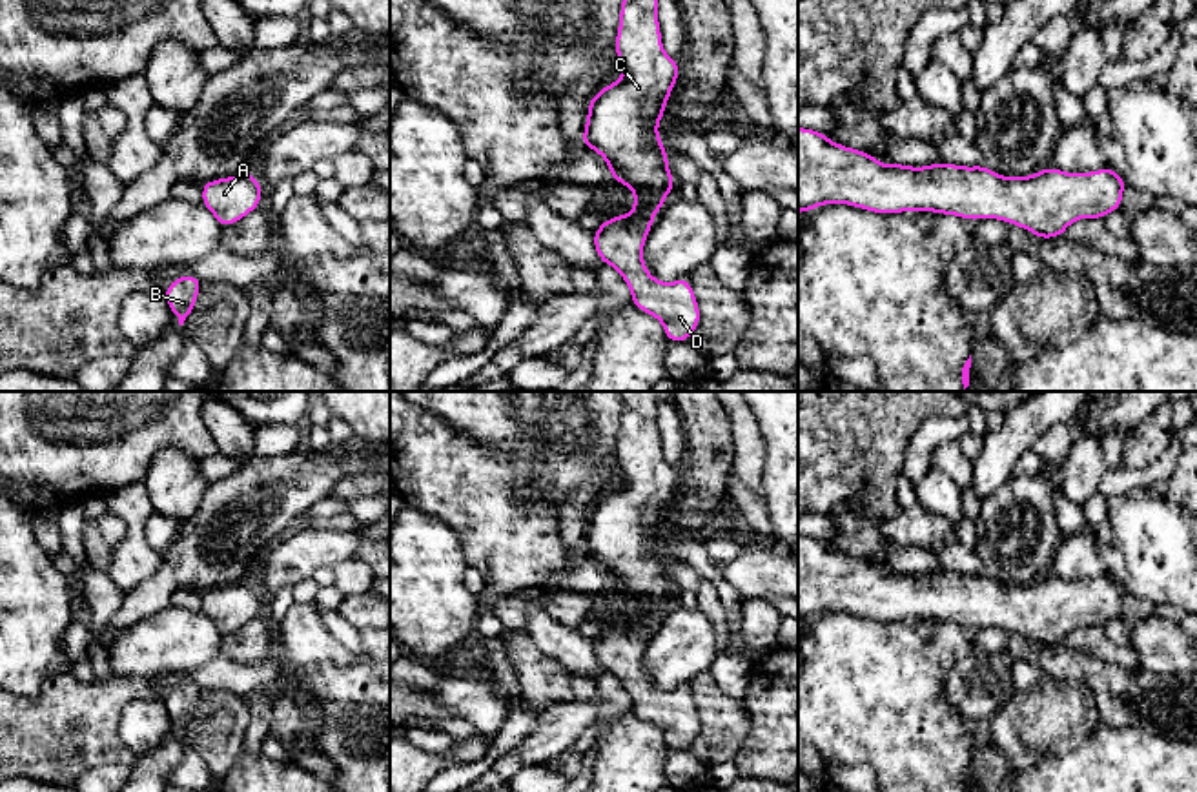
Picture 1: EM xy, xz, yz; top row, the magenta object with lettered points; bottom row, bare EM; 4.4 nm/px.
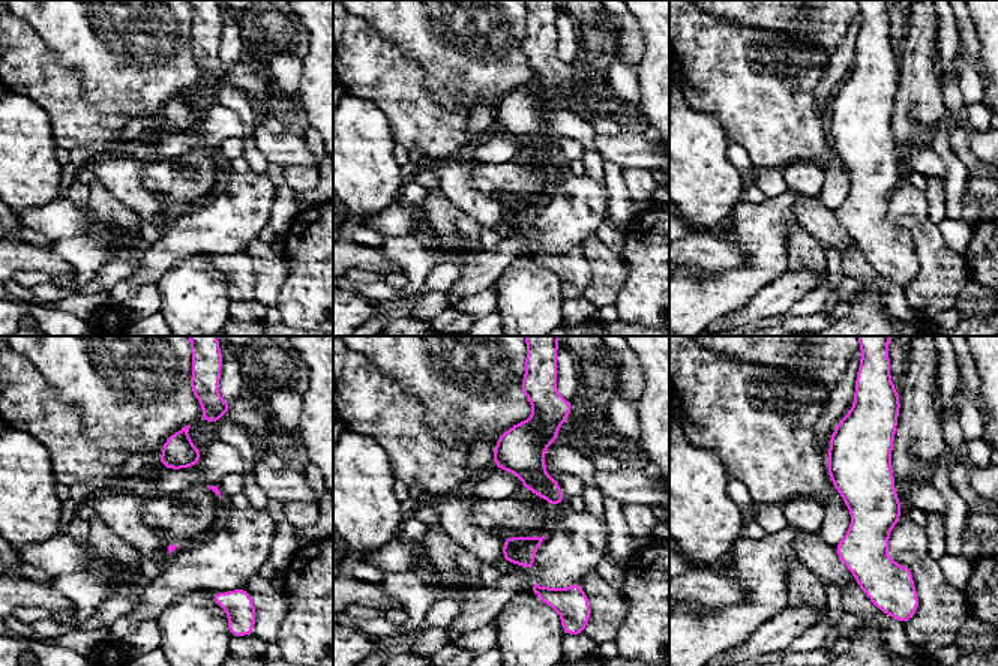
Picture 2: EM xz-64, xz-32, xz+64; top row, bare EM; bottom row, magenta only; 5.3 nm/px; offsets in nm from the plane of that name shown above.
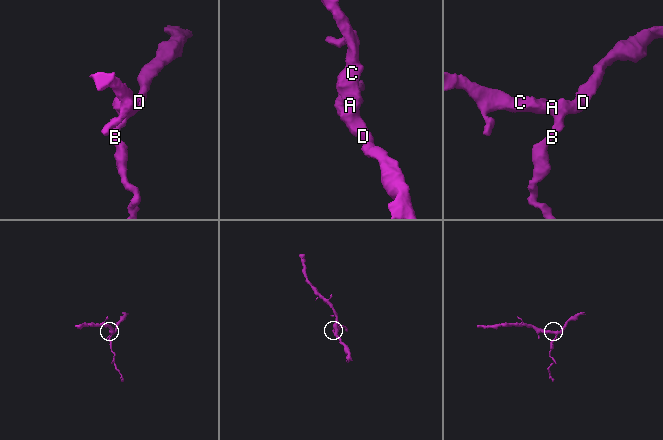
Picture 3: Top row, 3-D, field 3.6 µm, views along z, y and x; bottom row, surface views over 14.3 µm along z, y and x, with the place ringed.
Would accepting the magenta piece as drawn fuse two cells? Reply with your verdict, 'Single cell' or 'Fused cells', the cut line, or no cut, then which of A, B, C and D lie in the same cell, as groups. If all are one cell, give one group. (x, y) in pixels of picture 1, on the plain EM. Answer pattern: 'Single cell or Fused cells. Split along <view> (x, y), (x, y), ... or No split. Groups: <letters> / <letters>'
Single cell. No split. Groups: A B C D

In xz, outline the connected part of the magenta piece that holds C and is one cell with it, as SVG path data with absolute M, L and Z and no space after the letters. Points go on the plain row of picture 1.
M619 391L623 411L614 461L623 482L588 510L581 553L599 561L610 586L634 599L634 617L607 626L594 639L594 657L616 675L632 701L632 712L663 732L665 745L687 746L700 734L700 714L689 686L656 688L643 672L643 650L654 624L674 597L669 561L658 543L678 470L661 453L658 404L667 391Z

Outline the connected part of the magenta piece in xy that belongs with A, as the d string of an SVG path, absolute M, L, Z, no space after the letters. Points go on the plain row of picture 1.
M248 579L202 592L202 614L208 615L222 635L228 635L259 615L262 595Z

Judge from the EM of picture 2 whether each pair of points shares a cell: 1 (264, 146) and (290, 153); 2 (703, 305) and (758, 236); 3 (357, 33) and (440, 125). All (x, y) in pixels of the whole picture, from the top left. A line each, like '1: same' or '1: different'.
1: same
2: same
3: same

